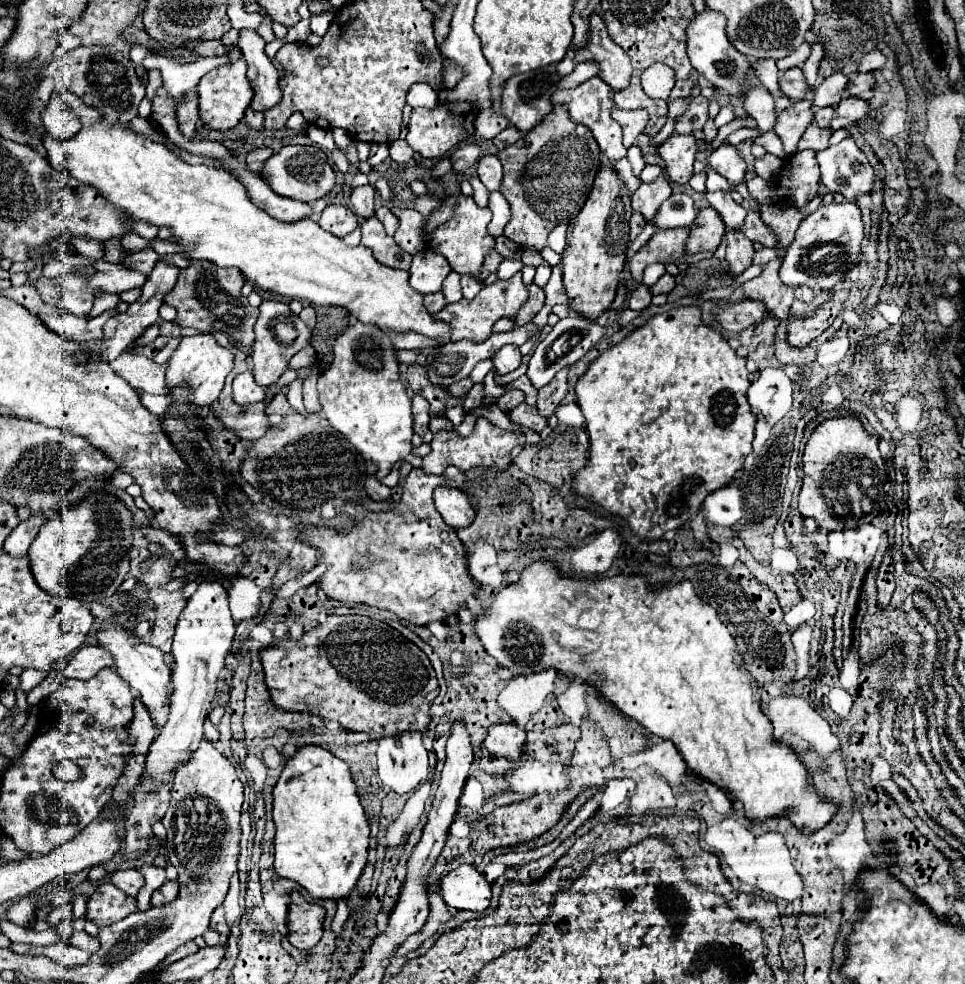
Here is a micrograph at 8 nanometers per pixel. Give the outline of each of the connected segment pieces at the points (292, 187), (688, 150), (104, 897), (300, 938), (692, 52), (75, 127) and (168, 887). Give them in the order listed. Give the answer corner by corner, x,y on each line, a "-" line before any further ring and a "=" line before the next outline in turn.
287,145
279,153
275,153
265,163
261,177
277,195
297,199
303,203
311,203
325,197
327,193
331,193
335,185
335,173
327,161
327,155
317,147
303,147
303,145
=
673,133
661,147
659,155
667,163
669,179
677,183
687,183
693,175
693,161
697,155
697,139
695,135
679,135
=
109,881
99,883
87,903
87,919
95,921
99,927
119,921
135,911
137,911
137,899
123,893
=
291,893
291,905
289,905
289,943
297,949
311,949
315,947
323,937
323,921
325,921
325,909
317,903
307,903
301,893
=
705,9
703,13
697,13
697,17
687,27
687,55
691,59
691,65
715,87
725,91
731,97
743,97
743,85
747,85
747,77
751,71
751,63
747,55
739,53
731,41
727,41
727,19
723,13
=
57,93
51,95
47,107
43,109
43,125
45,125
47,133
51,133
53,139
57,139
57,141
67,141
67,139
75,137
81,129
81,121
67,107
67,103
57,97
=
167,881
167,883
163,883
159,889
153,891
151,907
163,907
163,905
169,905
171,901
175,901
177,893
179,893
177,881

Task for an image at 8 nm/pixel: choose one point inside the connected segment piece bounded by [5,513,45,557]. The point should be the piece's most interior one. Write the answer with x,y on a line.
17,543

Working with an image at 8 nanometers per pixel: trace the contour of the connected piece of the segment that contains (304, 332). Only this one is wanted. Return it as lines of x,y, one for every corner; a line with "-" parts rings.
263,301
259,311
261,313
255,323
255,341
253,341
253,349
251,349
253,375
261,387
269,387
269,385
277,383
277,379
281,377
283,369
287,367
289,359
309,343
311,331
299,319
299,315
295,315
289,309
289,305
283,301

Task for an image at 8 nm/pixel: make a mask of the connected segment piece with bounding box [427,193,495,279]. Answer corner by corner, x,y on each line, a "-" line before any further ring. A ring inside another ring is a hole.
459,193
457,203
453,207
453,217
447,223
433,229
433,233
429,233
427,249
441,253
449,261
451,269
457,271
459,275
469,275
469,277
479,279
479,273
483,269
483,261
485,261
487,253
495,249
495,239
487,231
489,221
491,221
489,207
479,207
473,197
465,197
463,193

